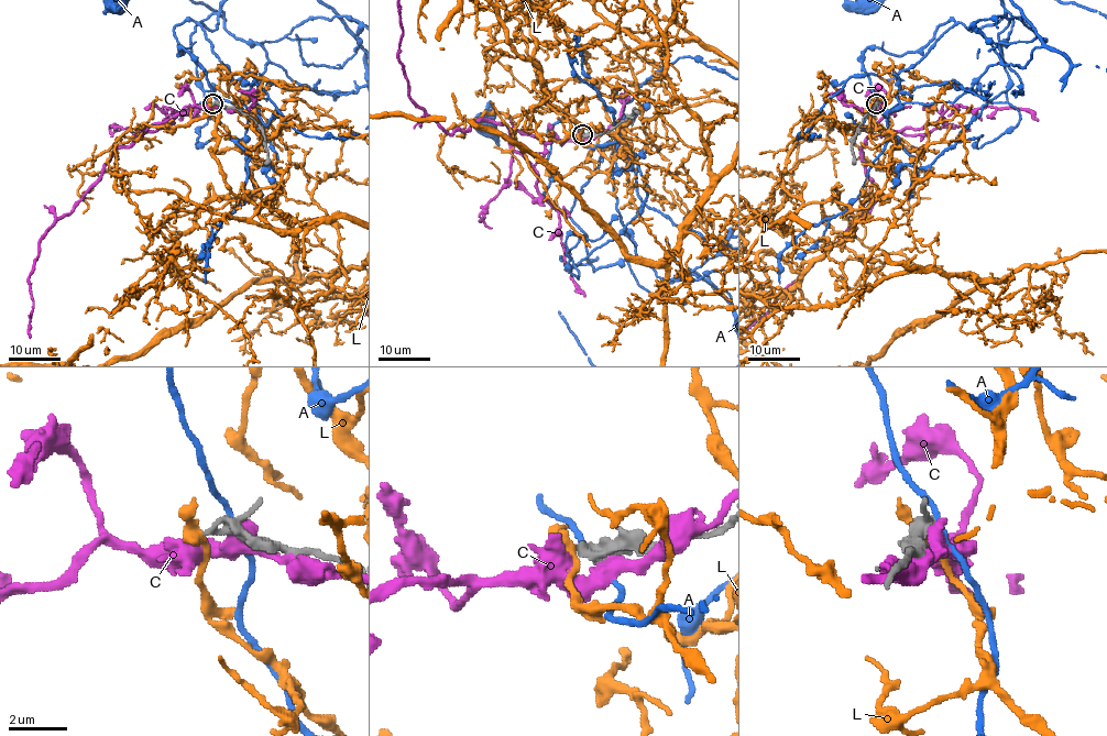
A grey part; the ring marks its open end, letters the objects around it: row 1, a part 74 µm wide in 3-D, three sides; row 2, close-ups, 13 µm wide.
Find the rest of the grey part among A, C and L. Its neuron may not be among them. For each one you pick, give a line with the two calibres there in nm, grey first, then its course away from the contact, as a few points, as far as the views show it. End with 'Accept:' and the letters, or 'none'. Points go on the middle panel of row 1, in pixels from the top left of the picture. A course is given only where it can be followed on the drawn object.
Accept: none

